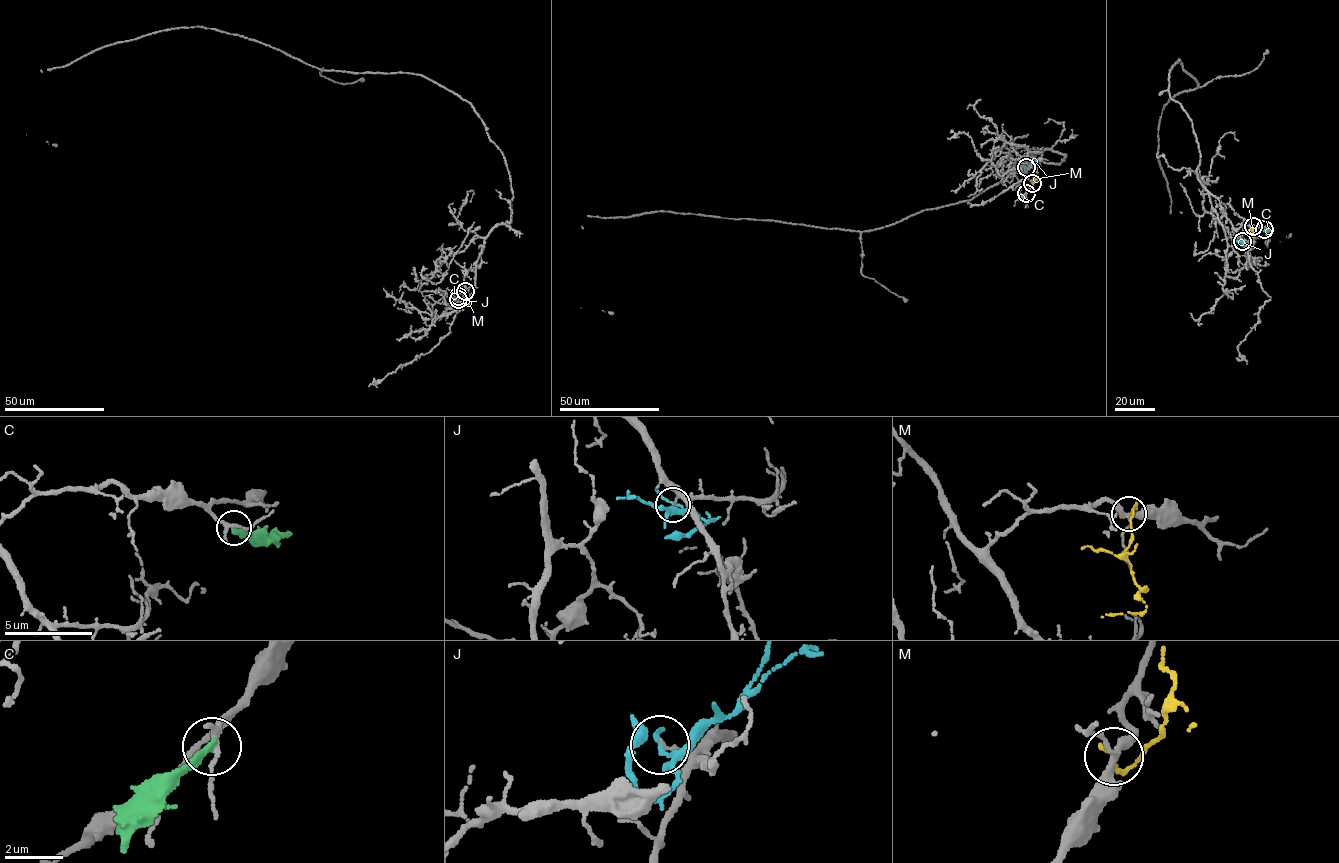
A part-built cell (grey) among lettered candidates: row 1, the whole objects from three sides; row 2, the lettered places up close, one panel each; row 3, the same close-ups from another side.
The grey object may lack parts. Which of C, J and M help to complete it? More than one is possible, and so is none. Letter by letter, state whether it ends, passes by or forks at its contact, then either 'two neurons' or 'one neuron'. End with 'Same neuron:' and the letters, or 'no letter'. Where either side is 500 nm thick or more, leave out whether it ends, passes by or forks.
C: it ends; two neurons
J: it passes by; two neurons
M: it ends; two neurons
Same neuron: no letter

